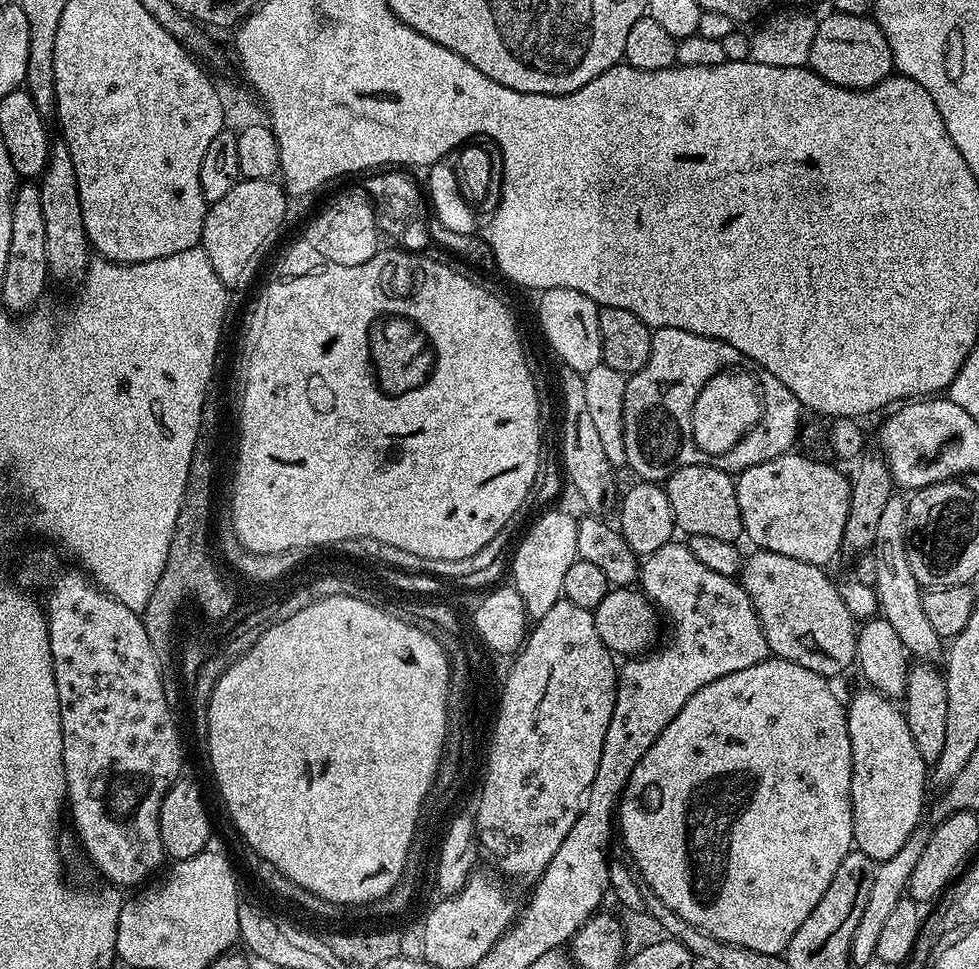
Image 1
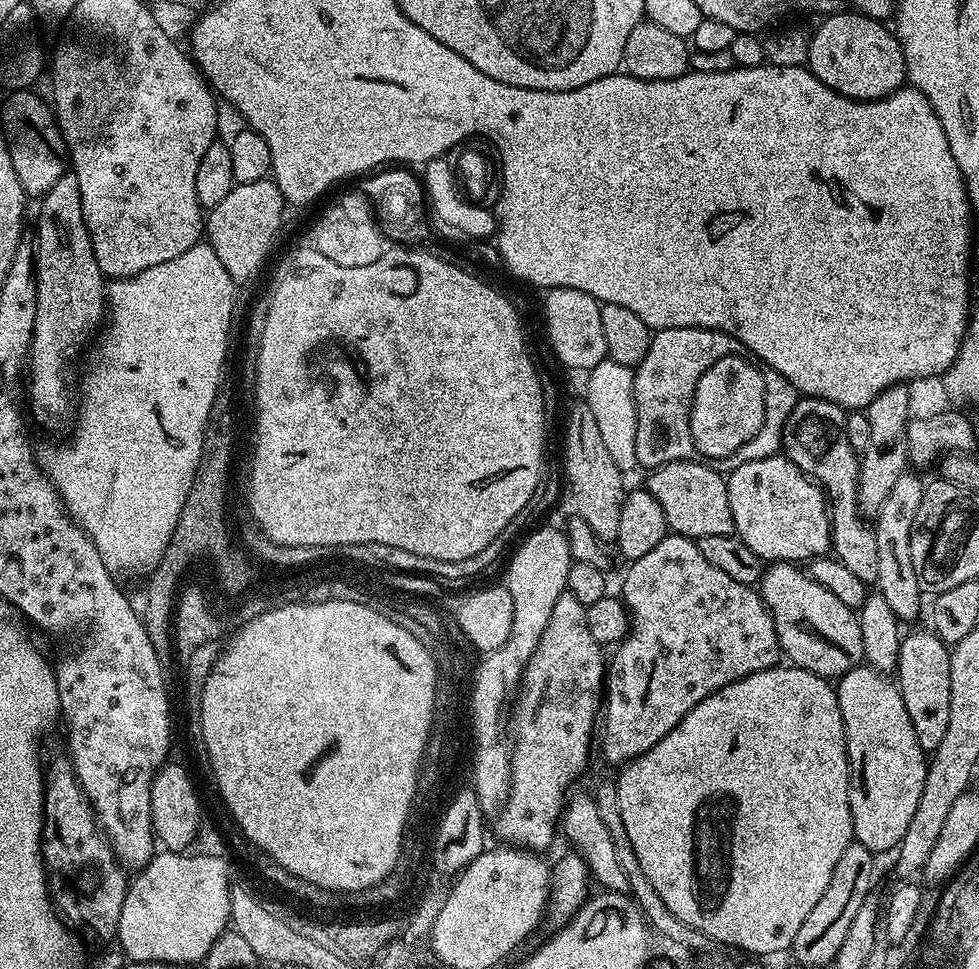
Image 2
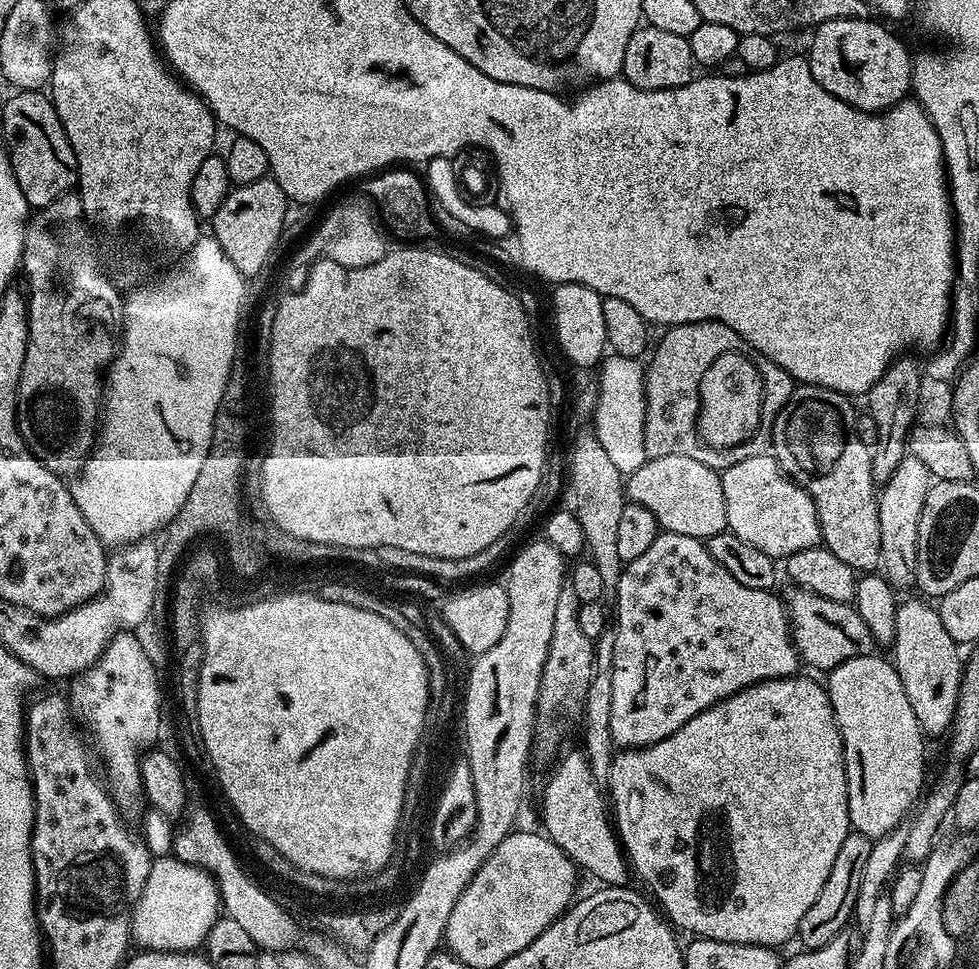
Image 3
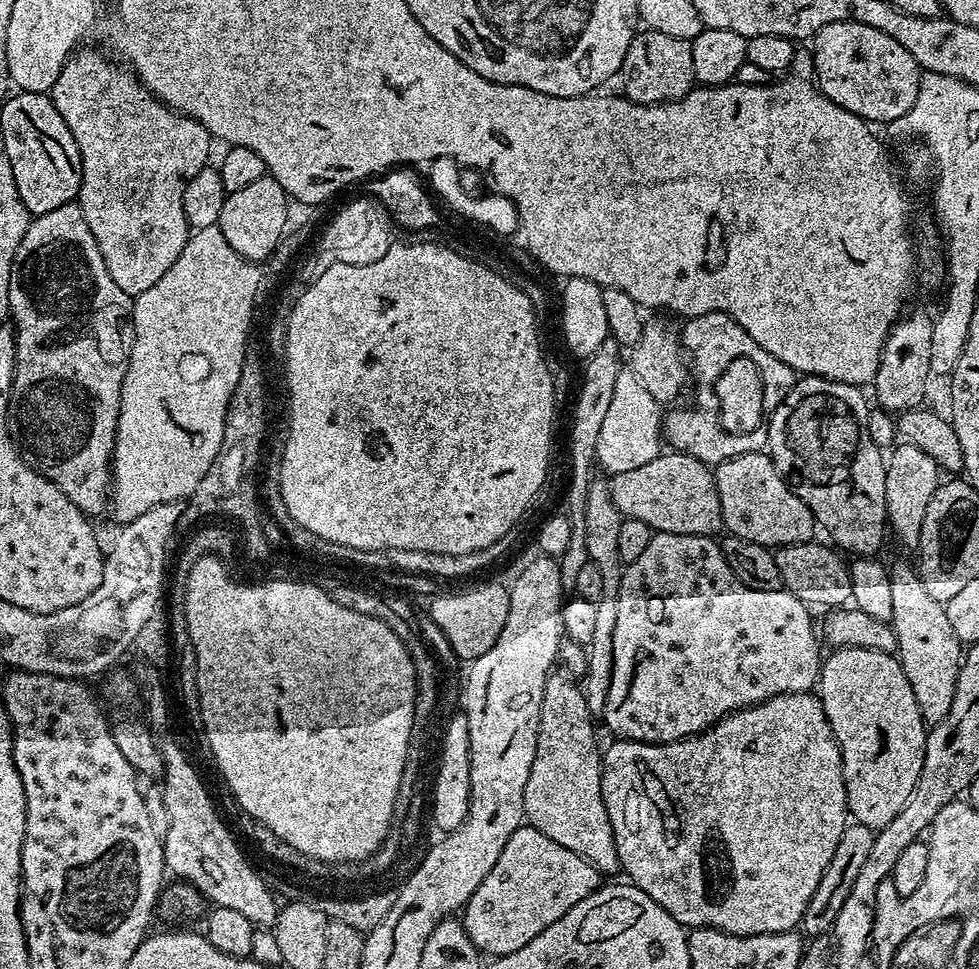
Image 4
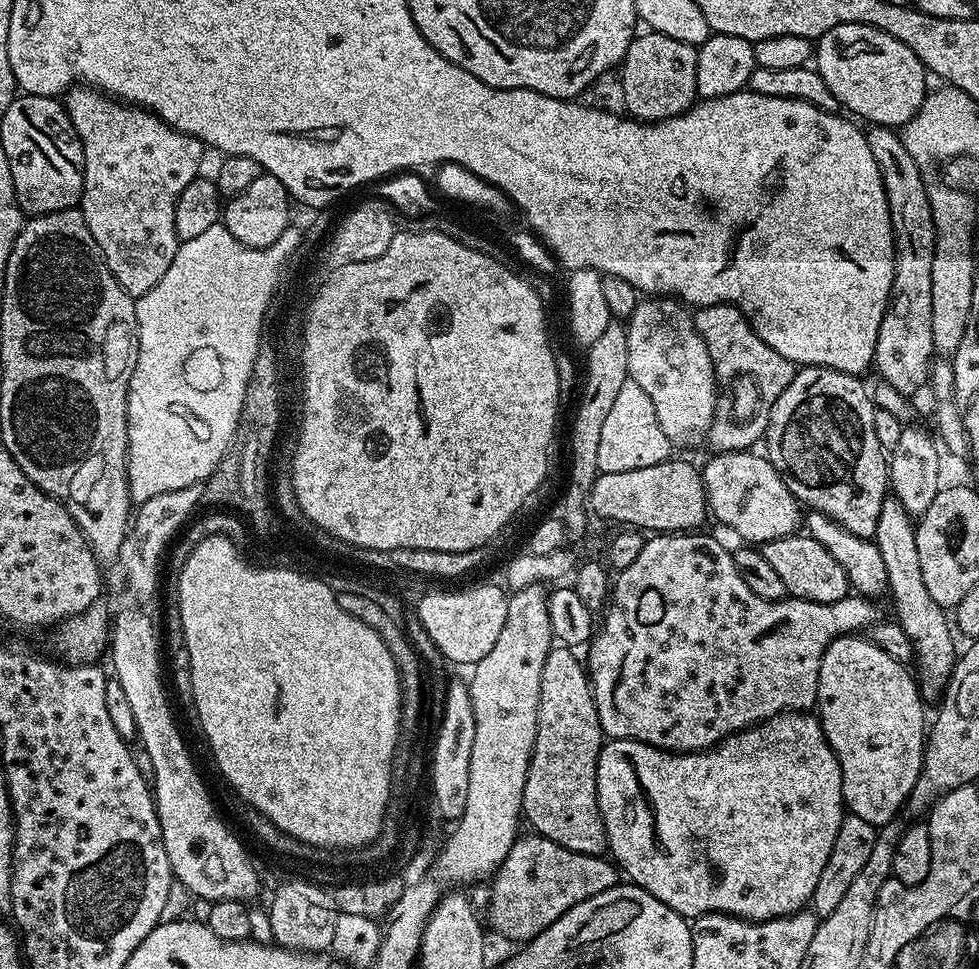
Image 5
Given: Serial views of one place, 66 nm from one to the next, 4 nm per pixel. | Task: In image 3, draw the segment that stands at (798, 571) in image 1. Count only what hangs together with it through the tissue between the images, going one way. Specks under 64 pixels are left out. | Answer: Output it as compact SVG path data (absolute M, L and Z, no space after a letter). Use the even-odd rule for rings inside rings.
M799 586L791 589L793 592L786 596L786 607L788 610L788 622L792 626L792 642L796 646L796 653L800 655L801 661L812 668L824 668L831 670L837 668L842 662L850 658L862 658L871 656L877 651L876 639L872 637L870 626L862 622L852 604L842 602L830 602L830 598L822 598L810 590Z

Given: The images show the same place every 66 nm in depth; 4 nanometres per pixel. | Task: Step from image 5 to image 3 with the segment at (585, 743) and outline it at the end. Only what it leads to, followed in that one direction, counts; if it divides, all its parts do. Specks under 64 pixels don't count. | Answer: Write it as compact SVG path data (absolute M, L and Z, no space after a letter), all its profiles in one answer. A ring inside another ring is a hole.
M583 751L562 753L557 758L556 765L549 770L548 777L544 780L544 789L540 792L540 816L544 819L543 831L548 839L553 840L576 863L577 869L584 871L585 868L594 879L601 880L599 883L604 886L624 886L629 883L630 865L610 819L605 793L596 785L591 764Z

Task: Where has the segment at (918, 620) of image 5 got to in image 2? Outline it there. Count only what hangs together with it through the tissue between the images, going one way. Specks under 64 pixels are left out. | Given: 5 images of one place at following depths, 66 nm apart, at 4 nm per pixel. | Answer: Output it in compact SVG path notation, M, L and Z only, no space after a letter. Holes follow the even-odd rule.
M935 631L912 632L900 641L900 653L894 673L902 694L902 702L906 702L906 714L910 714L910 722L914 726L914 734L918 738L918 746L922 746L925 754L931 754L942 746L942 738L946 735L946 725L950 719L950 658L952 653Z

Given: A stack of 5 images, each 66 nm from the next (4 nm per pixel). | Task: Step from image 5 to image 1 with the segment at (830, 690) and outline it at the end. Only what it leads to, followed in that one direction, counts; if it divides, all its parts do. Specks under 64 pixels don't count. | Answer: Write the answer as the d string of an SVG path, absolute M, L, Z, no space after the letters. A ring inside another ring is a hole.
M867 691L846 704L852 751L852 839L862 854L879 862L894 858L921 827L926 765L918 746L914 746L903 711L882 693Z

